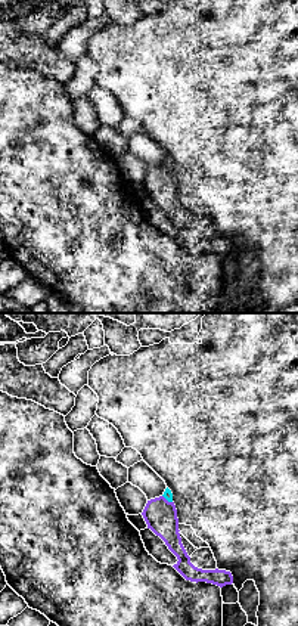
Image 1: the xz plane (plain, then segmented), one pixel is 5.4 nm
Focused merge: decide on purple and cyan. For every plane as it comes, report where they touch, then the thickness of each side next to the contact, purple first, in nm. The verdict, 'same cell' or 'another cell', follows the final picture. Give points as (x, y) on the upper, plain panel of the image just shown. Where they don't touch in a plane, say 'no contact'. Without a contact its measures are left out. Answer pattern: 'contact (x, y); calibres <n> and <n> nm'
contact (165, 169); calibres 180 and 50 nm

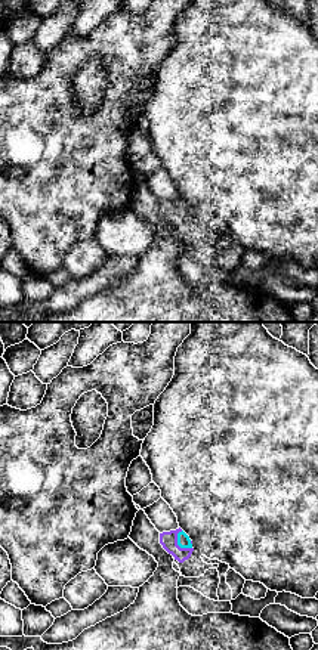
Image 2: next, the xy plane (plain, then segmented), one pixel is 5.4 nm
contact (176, 213); calibres 100 and 70 nm

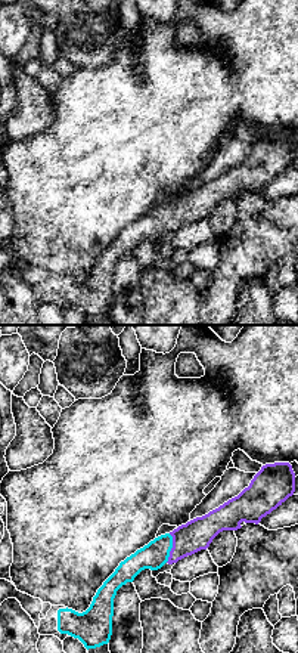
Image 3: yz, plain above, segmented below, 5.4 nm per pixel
contact (171, 217); calibres 170 and 150 nm

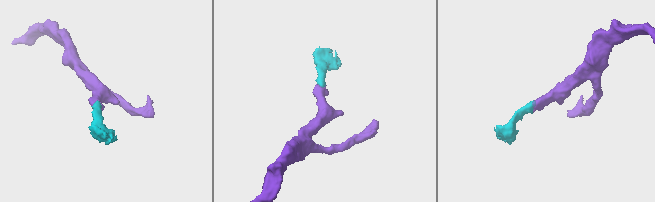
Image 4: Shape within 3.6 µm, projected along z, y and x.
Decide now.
same cell

